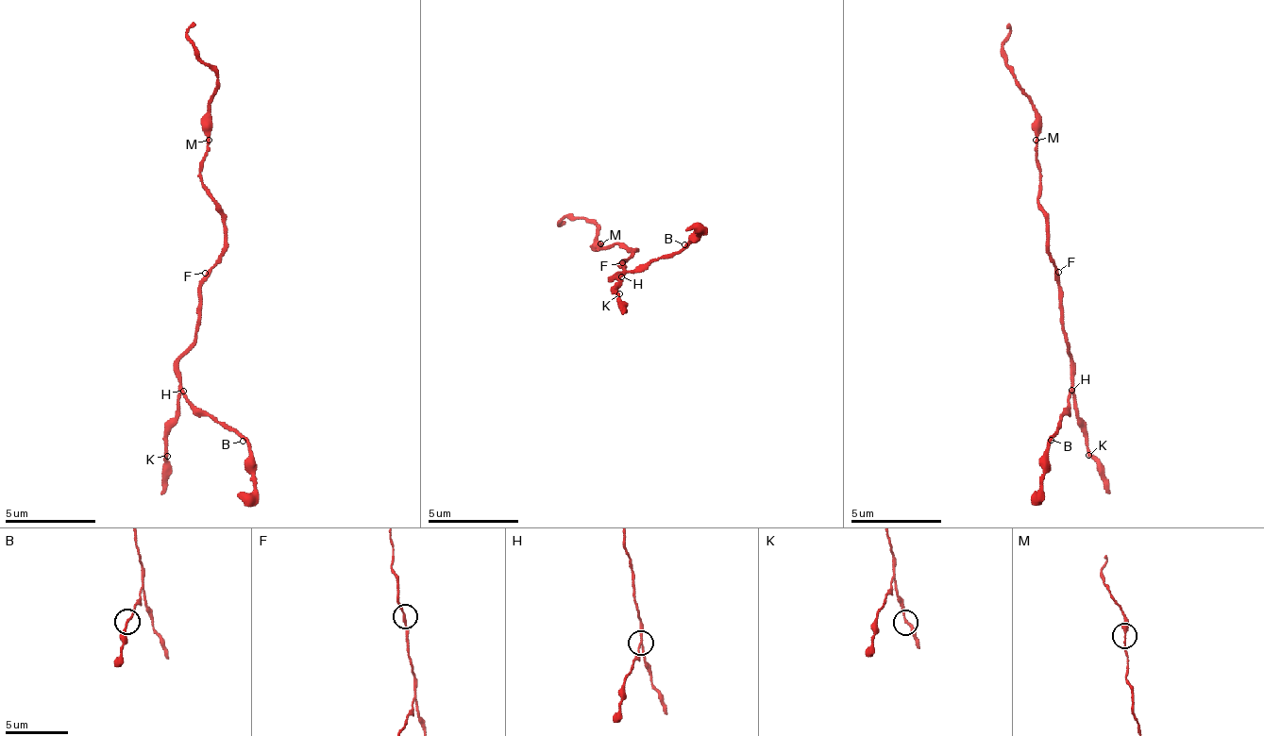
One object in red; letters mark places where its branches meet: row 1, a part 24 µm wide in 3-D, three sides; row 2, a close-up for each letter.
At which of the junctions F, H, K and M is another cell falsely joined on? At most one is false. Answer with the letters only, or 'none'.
H

